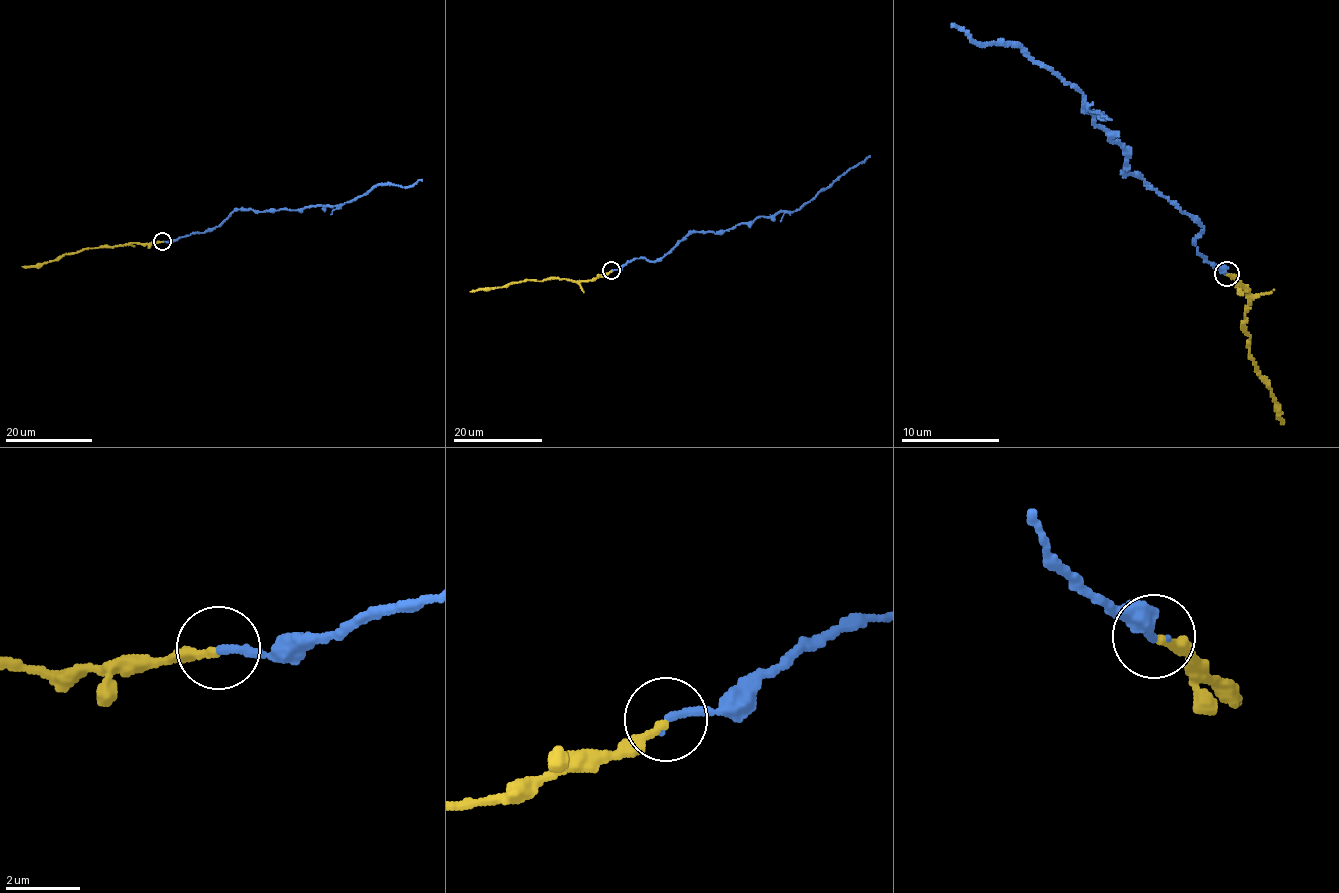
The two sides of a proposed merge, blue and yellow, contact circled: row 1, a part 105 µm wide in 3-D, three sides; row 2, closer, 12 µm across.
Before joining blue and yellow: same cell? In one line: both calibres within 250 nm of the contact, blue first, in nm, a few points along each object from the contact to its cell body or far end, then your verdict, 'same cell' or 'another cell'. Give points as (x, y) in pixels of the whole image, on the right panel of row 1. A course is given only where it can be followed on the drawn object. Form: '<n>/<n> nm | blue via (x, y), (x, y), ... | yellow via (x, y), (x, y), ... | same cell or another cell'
240/280 nm | blue via (1227, 274), (1197, 250), (1199, 223), (1123, 169), (1131, 151), (1081, 90), (951, 26) | yellow via (1227, 274), (1249, 290), (1244, 323), (1250, 341), (1249, 356), (1256, 366), (1255, 371), (1271, 389), (1283, 423) | same cell

